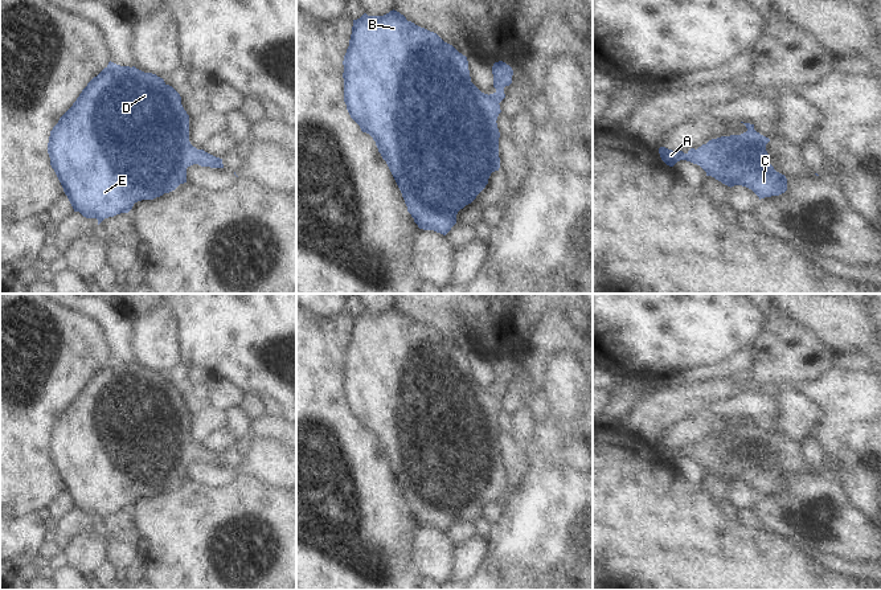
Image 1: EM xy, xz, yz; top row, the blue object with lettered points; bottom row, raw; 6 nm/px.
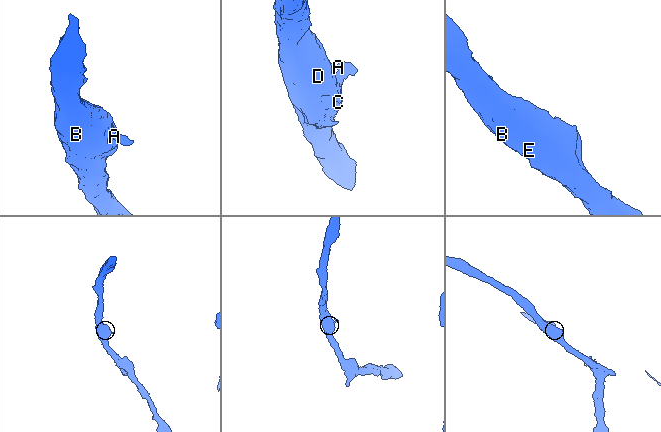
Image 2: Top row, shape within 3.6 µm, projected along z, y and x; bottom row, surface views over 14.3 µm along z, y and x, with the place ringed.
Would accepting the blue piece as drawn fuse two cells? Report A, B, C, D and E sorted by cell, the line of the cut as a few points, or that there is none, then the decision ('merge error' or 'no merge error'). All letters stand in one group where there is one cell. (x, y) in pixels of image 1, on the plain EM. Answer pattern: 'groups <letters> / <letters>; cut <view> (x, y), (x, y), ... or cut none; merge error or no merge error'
groups A B C D E; cut none; no merge error

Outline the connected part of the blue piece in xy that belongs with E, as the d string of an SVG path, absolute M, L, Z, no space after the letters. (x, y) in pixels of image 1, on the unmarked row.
M111 357L87 380L53 423L48 450L74 508L79 508L86 515L97 515L98 521L105 515L128 509L138 497L153 496L175 487L180 480L187 479L187 464L193 460L224 464L222 455L190 441L189 411L181 401L180 390L172 382L156 370Z

